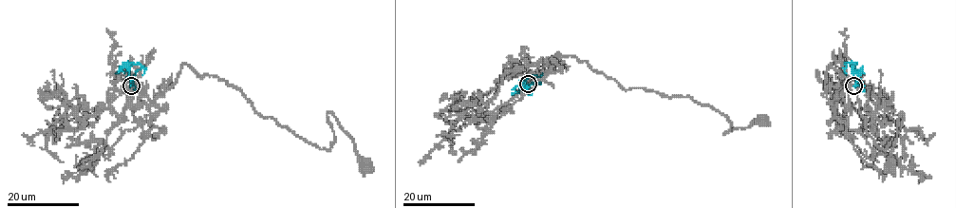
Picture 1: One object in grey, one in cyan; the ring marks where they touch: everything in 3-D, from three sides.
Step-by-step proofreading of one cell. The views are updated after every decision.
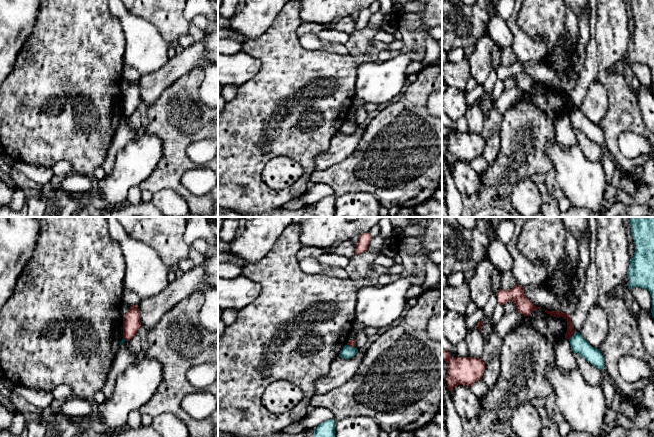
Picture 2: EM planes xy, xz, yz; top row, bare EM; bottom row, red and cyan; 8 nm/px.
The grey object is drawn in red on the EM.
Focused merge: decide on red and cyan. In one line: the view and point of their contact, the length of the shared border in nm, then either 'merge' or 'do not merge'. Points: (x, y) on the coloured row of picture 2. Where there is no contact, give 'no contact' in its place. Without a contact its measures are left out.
meets red in yz at (572, 335); contact 80 nm long; do not merge

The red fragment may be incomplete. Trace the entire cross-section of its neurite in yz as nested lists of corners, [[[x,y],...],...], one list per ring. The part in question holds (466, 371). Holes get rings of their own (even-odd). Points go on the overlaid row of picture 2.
[[[442,349],[442,362],[448,362],[447,388],[452,390],[457,385],[471,387],[476,381],[482,380],[485,363],[481,358],[452,357],[448,351]]]

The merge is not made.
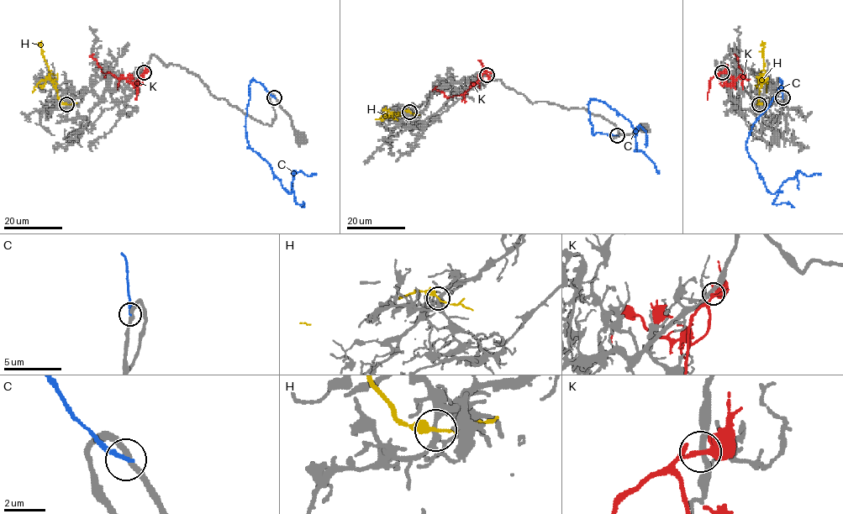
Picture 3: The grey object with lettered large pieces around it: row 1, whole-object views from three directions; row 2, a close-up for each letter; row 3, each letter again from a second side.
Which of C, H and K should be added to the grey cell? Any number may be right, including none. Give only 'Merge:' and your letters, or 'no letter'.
Merge: no letter

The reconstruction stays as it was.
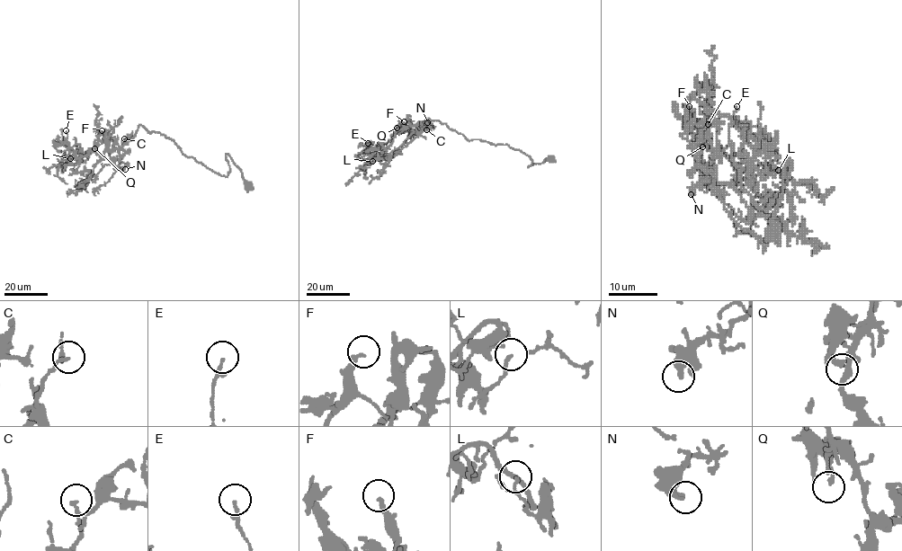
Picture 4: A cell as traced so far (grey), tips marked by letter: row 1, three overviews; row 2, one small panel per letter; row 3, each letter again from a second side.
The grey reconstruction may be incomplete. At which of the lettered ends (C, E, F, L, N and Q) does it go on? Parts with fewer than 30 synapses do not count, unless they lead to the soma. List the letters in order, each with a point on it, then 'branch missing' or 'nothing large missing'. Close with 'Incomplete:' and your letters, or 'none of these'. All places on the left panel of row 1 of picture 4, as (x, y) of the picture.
C: (124, 138) | nothing large missing
E: (66, 130) | nothing large missing
F: (102, 130) | branch missing
L: (70, 158) | nothing large missing
N: (125, 169) | nothing large missing
Q: (94, 148) | nothing large missing
Incomplete: F

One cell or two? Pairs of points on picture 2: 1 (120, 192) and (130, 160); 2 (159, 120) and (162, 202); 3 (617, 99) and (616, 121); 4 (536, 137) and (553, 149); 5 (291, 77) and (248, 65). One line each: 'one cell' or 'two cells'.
1: one cell
2: two cells
3: one cell
4: two cells
5: two cells

